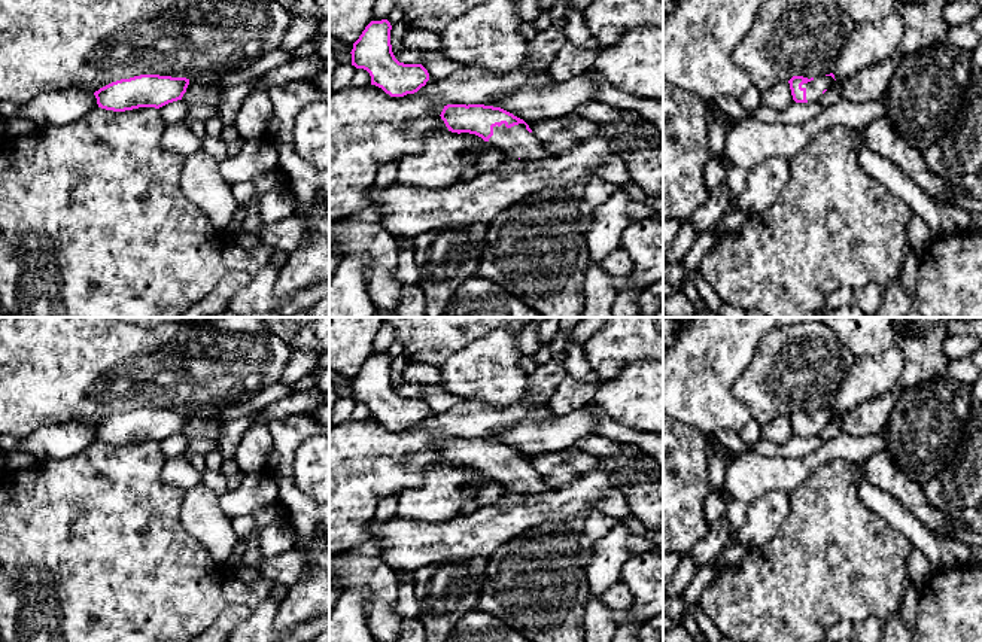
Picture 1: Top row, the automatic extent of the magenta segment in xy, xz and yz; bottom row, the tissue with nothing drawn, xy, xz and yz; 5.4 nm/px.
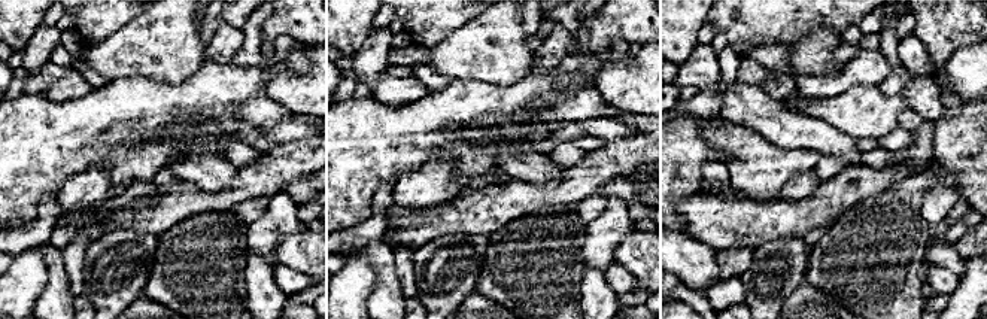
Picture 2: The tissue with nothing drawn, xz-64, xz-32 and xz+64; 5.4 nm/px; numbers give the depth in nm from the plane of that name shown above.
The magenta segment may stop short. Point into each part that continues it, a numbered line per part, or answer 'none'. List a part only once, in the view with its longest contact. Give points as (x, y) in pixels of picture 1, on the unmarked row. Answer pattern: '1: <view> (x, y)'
1: xz (516, 475)

